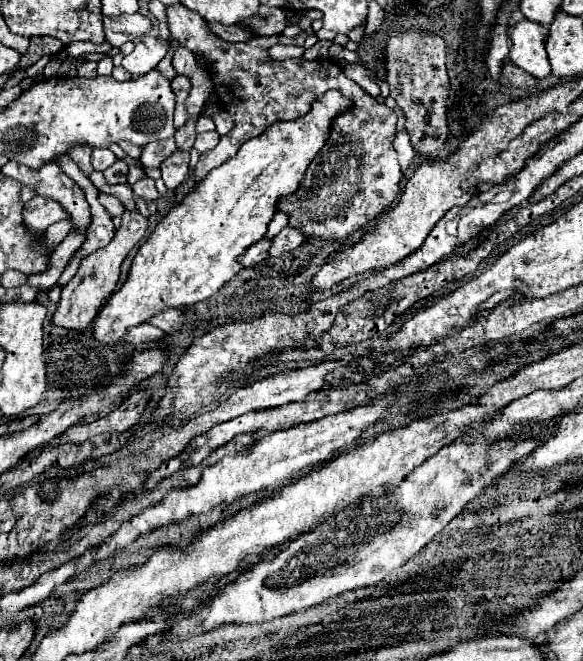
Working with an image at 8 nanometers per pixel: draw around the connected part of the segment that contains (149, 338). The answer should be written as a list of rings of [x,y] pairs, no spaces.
[[[139,325],[139,327],[131,327],[131,331],[125,335],[125,341],[127,343],[133,343],[133,345],[141,345],[141,343],[157,343],[165,337],[167,333],[163,333],[161,329],[153,327],[153,325]]]

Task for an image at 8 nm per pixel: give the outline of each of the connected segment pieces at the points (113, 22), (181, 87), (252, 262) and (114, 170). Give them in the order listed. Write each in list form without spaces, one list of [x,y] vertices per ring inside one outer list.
[[[141,13],[121,15],[119,19],[107,19],[107,17],[103,17],[103,29],[105,29],[105,39],[113,47],[121,47],[127,41],[135,43],[141,37],[149,35],[151,21],[149,21],[149,17],[145,17]]]
[[[175,75],[173,77],[173,81],[171,81],[171,87],[173,87],[173,93],[175,93],[175,99],[177,99],[177,103],[179,101],[185,101],[185,97],[187,97],[187,93],[189,93],[189,79],[187,77],[183,77],[183,75]]]
[[[261,239],[259,243],[251,245],[237,261],[241,267],[255,267],[259,261],[263,261],[267,257],[267,251],[271,247],[271,241],[269,239]]]
[[[117,160],[111,167],[107,168],[103,174],[110,185],[123,184],[127,182],[128,165]]]

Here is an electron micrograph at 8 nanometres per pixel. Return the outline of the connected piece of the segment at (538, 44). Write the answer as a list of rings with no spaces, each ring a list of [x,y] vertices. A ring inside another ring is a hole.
[[[523,19],[515,27],[509,27],[509,39],[511,39],[509,59],[537,79],[543,79],[551,73],[545,53],[547,35],[549,29],[539,27],[529,19]]]

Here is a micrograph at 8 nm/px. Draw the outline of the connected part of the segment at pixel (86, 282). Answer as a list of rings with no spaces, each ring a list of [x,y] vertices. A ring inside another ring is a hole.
[[[125,211],[123,215],[123,225],[121,229],[115,233],[115,239],[95,251],[93,255],[85,257],[81,261],[81,267],[77,271],[77,275],[67,283],[67,287],[61,291],[61,299],[57,305],[57,311],[53,315],[53,325],[63,327],[63,329],[75,329],[75,331],[83,331],[89,327],[89,323],[95,319],[97,311],[101,309],[101,305],[111,297],[117,281],[119,281],[119,267],[123,263],[123,259],[127,257],[127,253],[139,245],[145,237],[145,227],[147,227],[147,219],[141,213],[129,213]],[[91,271],[95,271],[95,275],[91,275]]]

